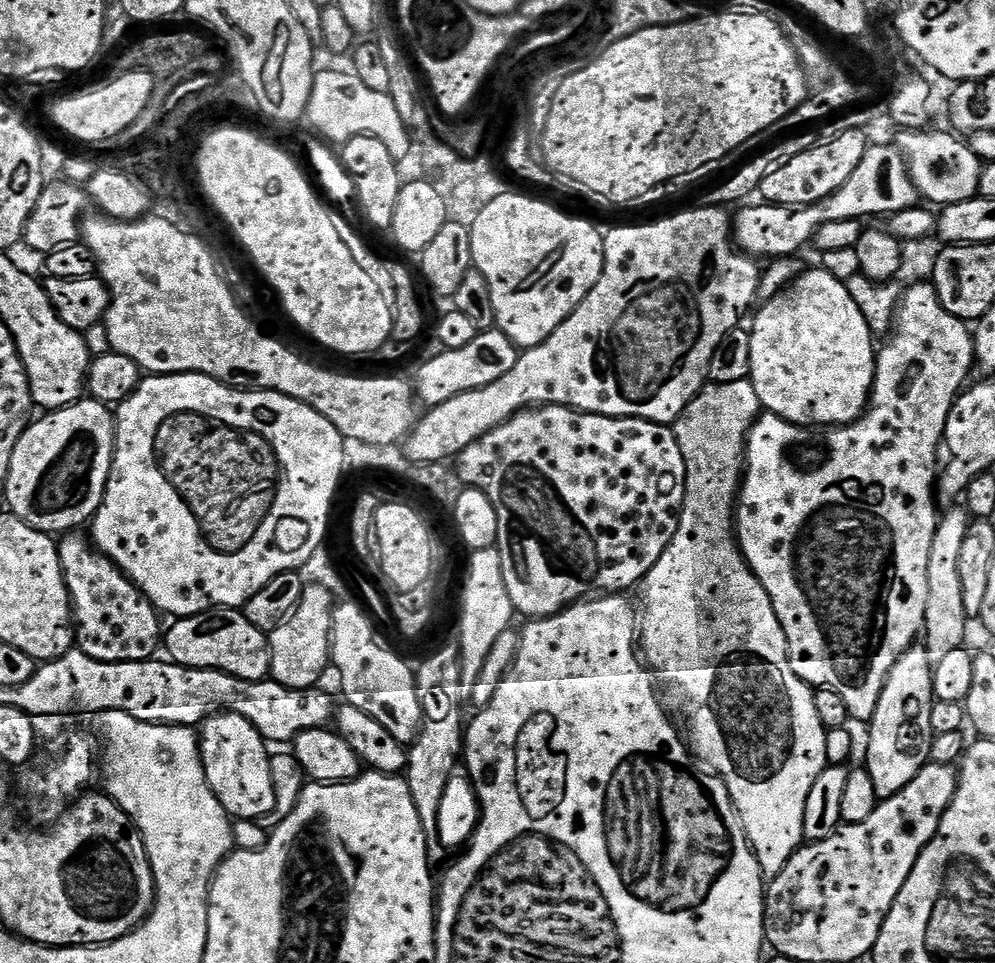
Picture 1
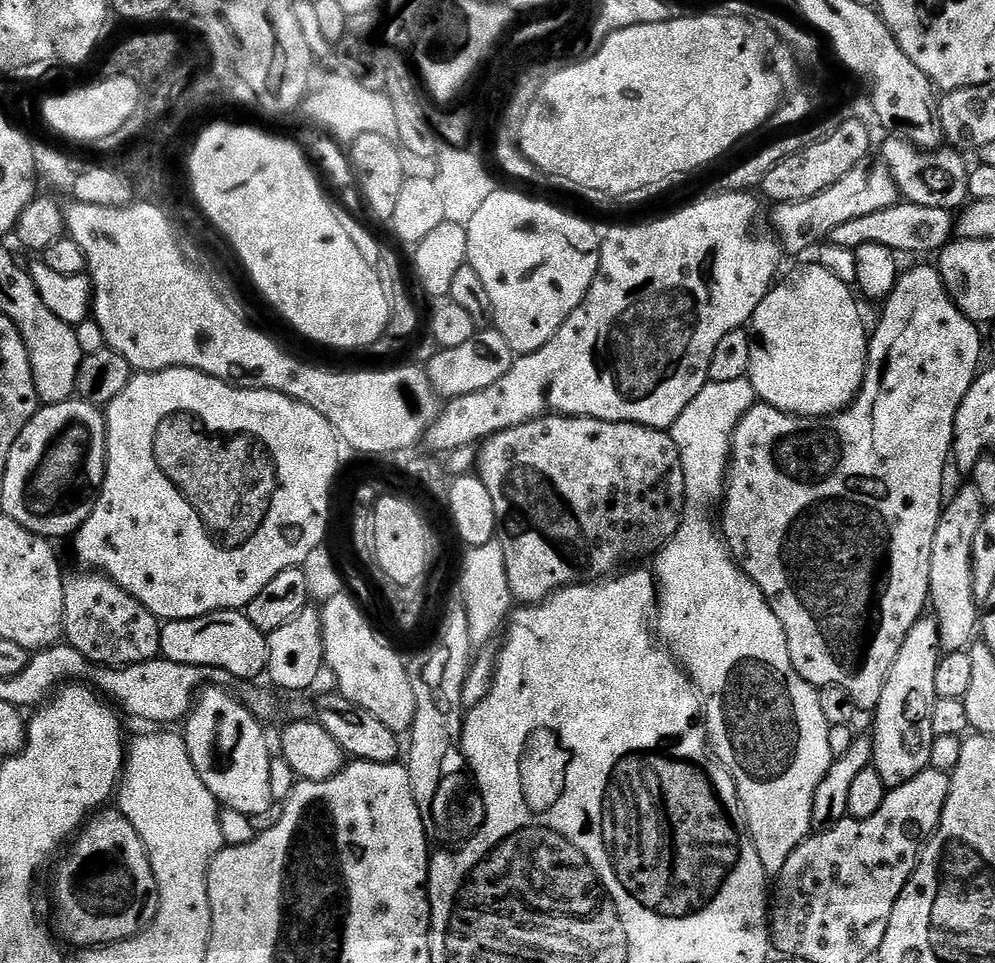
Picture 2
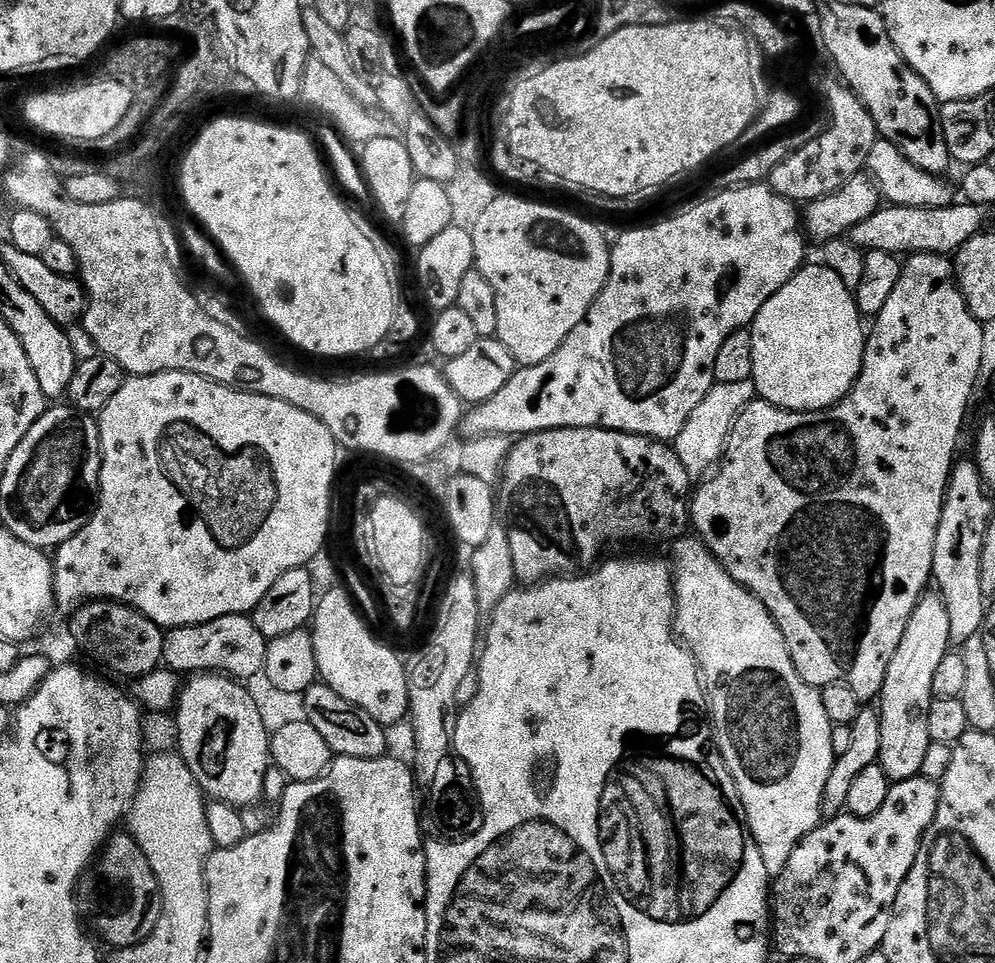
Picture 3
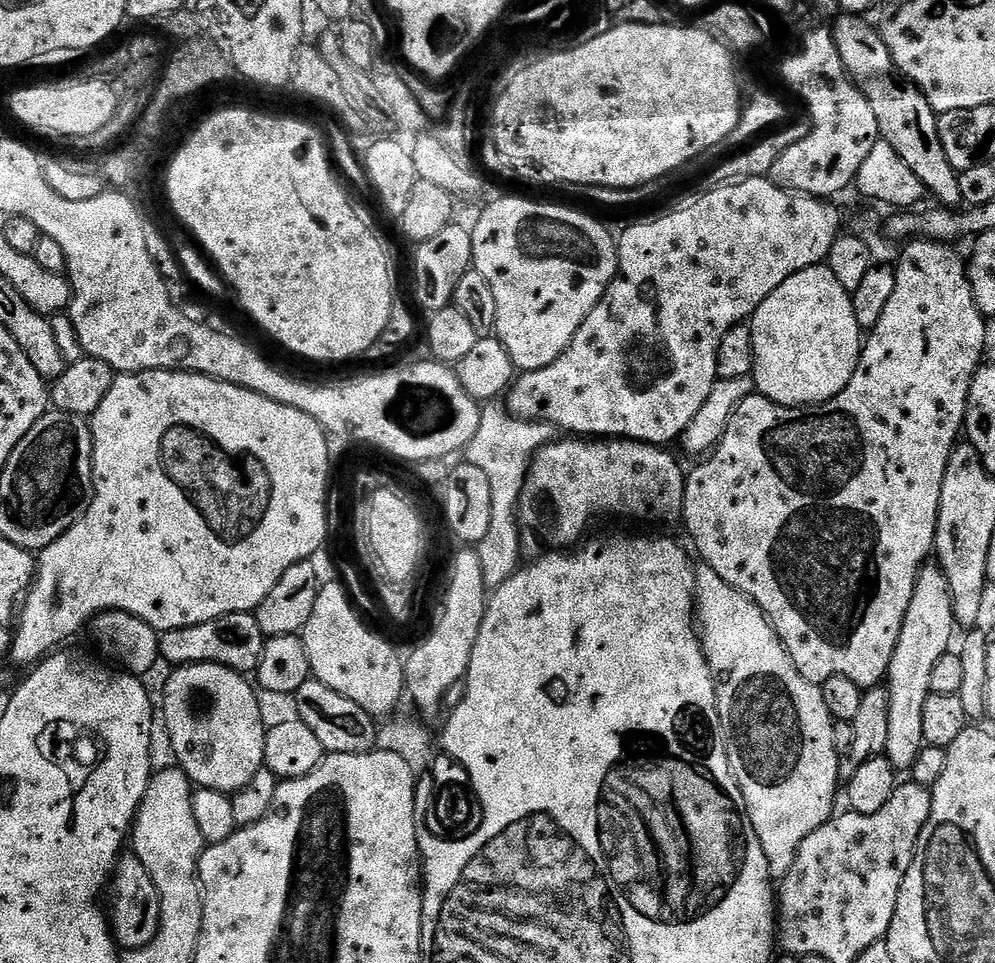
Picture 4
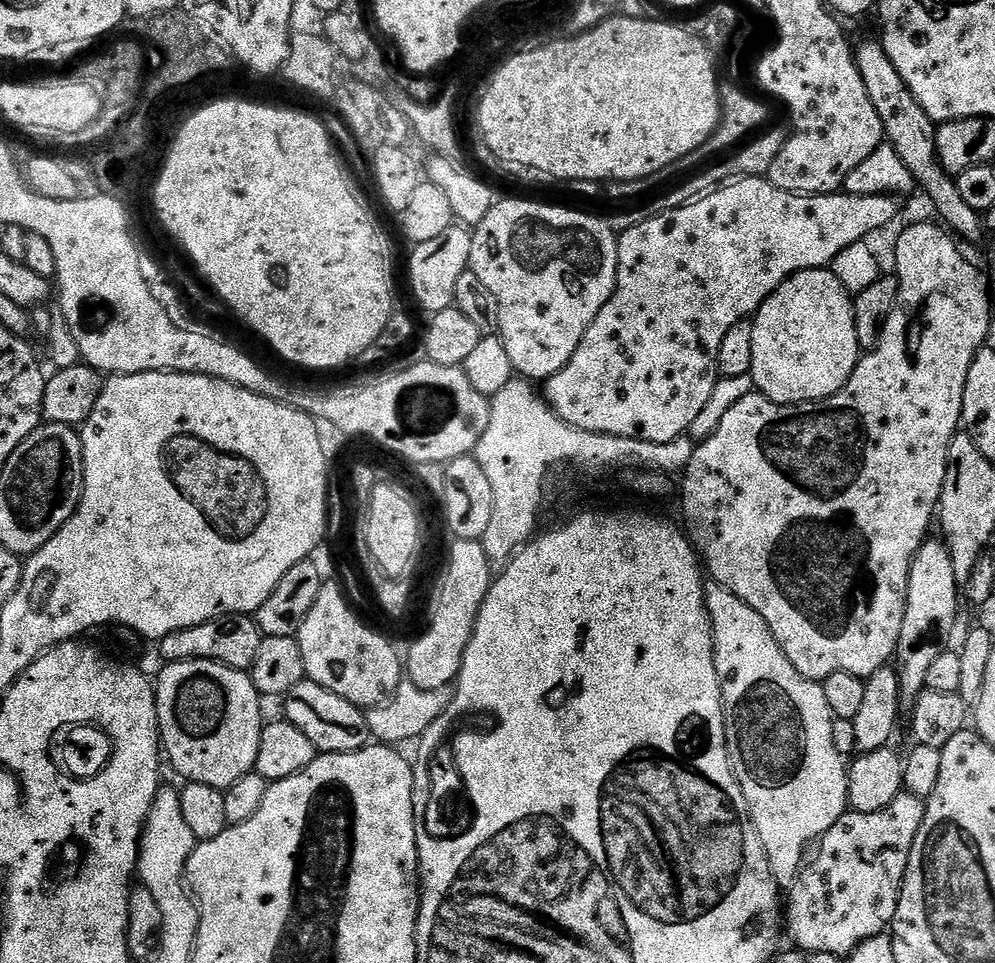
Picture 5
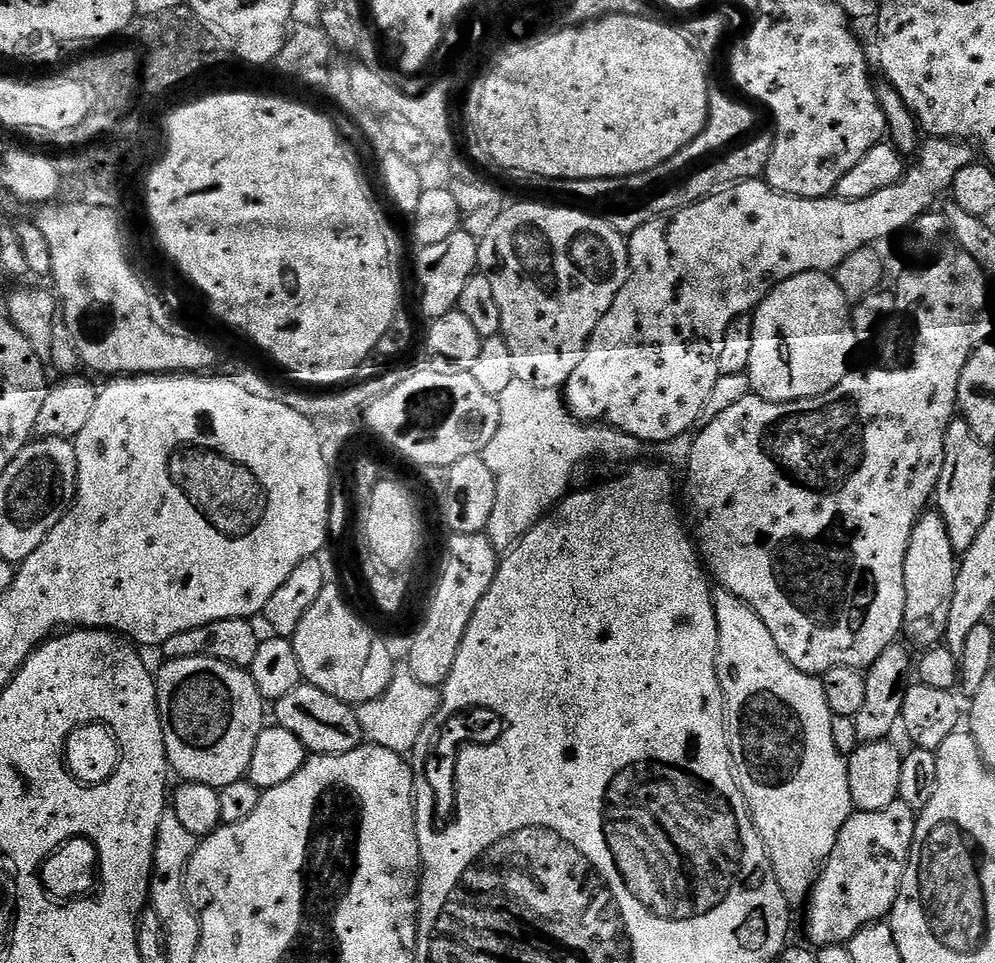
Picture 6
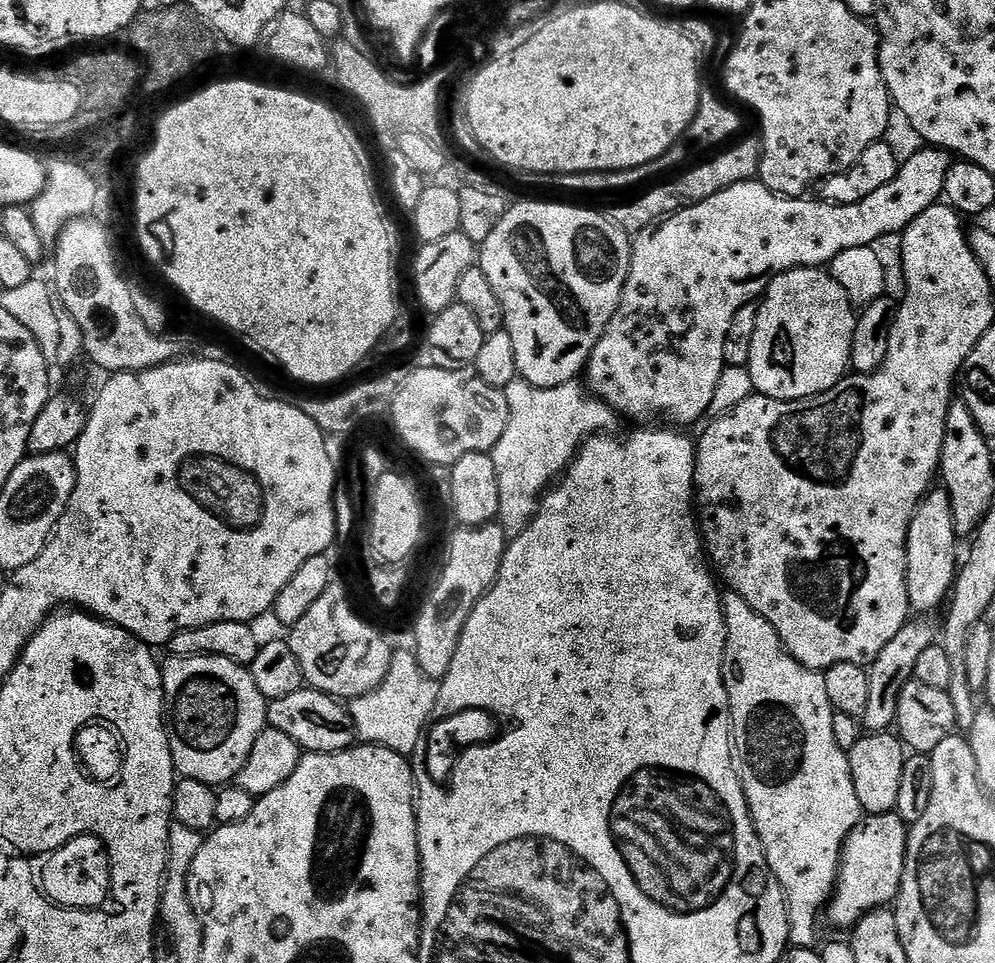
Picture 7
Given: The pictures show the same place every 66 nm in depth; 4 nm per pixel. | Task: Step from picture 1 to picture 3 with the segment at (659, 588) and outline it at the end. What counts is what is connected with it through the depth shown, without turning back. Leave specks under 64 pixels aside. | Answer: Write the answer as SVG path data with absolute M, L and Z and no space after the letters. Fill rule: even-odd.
M751 380L713 384L710 394L706 394L706 398L698 402L698 410L690 414L686 426L682 426L682 434L678 434L674 442L678 458L682 458L682 466L686 466L689 477L696 478L700 475L703 477L719 465L724 448L728 444L728 435L732 433L733 422L741 410L755 399L757 399L756 386ZM684 538L675 545L676 564L674 563L674 583L676 586L676 619L674 631L682 641L685 648L696 658L696 665L700 667L700 674L704 681L707 695L710 697L710 711L712 714L712 726L717 748L720 749L722 758L738 786L738 794L742 798L744 813L748 819L748 832L754 838L758 850L762 854L762 863L766 865L769 877L774 878L786 870L786 862L790 862L790 854L802 842L804 836L808 836L822 823L822 798L826 790L826 778L830 778L830 770L836 761L834 746L832 745L832 720L826 714L826 706L820 697L821 689L813 688L798 674L794 662L790 658L790 650L786 646L786 638L782 630L774 622L774 618L766 610L766 606L749 590L744 588L734 578L730 578L728 571L714 558L712 551L698 538Z

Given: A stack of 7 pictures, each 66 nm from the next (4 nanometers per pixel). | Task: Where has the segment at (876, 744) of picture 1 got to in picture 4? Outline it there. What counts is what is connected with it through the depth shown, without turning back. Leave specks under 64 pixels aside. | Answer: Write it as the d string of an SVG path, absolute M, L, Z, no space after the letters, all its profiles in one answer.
M925 563L916 576L910 610L906 610L902 634L898 634L898 646L886 677L890 694L890 735L886 738L884 755L898 770L911 770L918 754L926 747L922 734L922 709L926 706L926 698L932 695L930 677L938 658L953 647L952 631L957 628L946 574L935 563Z

